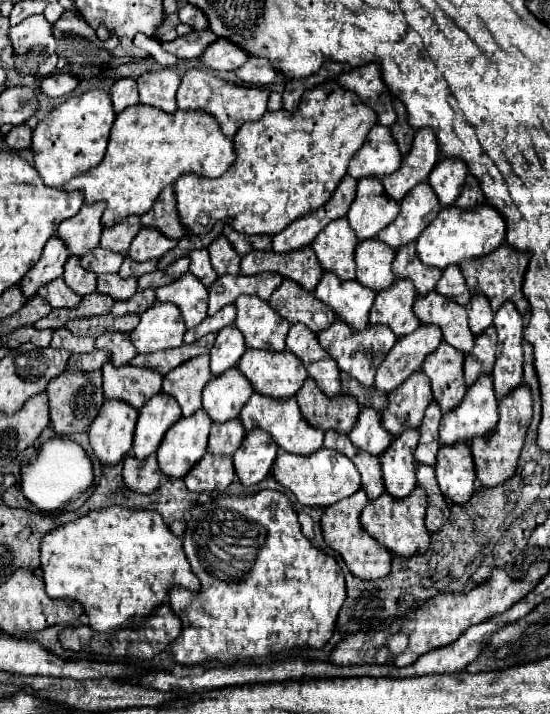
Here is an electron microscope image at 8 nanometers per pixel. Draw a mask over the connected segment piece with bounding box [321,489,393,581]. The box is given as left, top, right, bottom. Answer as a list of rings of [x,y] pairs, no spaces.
[[[361,489],[357,493],[353,493],[351,497],[341,499],[341,503],[329,505],[329,509],[325,509],[323,517],[321,517],[321,529],[323,529],[323,537],[325,537],[327,545],[331,549],[335,549],[337,553],[341,553],[343,561],[347,563],[347,567],[353,575],[375,581],[375,577],[385,577],[391,571],[393,555],[385,547],[381,547],[381,543],[377,539],[367,535],[367,531],[359,523],[359,515],[365,505],[367,505],[367,495]]]

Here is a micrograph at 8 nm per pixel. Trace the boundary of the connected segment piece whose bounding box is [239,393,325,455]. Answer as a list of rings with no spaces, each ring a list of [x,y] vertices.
[[[253,393],[253,395],[249,397],[249,401],[243,405],[239,417],[241,417],[243,425],[245,425],[245,431],[251,431],[251,429],[255,429],[255,427],[265,429],[265,431],[275,439],[275,443],[277,443],[283,451],[289,451],[289,453],[307,455],[307,453],[317,451],[317,449],[323,445],[323,435],[325,435],[325,431],[313,427],[313,425],[303,417],[303,413],[299,411],[297,397],[293,397],[293,399],[269,399],[269,397],[265,397],[265,395]]]

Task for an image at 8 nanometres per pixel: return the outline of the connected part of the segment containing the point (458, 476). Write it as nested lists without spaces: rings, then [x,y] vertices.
[[[467,443],[441,447],[437,453],[437,483],[441,493],[453,503],[465,503],[473,495],[475,461]]]

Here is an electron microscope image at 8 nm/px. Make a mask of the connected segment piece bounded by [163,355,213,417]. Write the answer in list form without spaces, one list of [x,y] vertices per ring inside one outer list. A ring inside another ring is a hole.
[[[199,355],[169,371],[163,377],[163,391],[173,395],[181,405],[183,415],[189,417],[201,407],[201,391],[211,377],[209,355]]]

